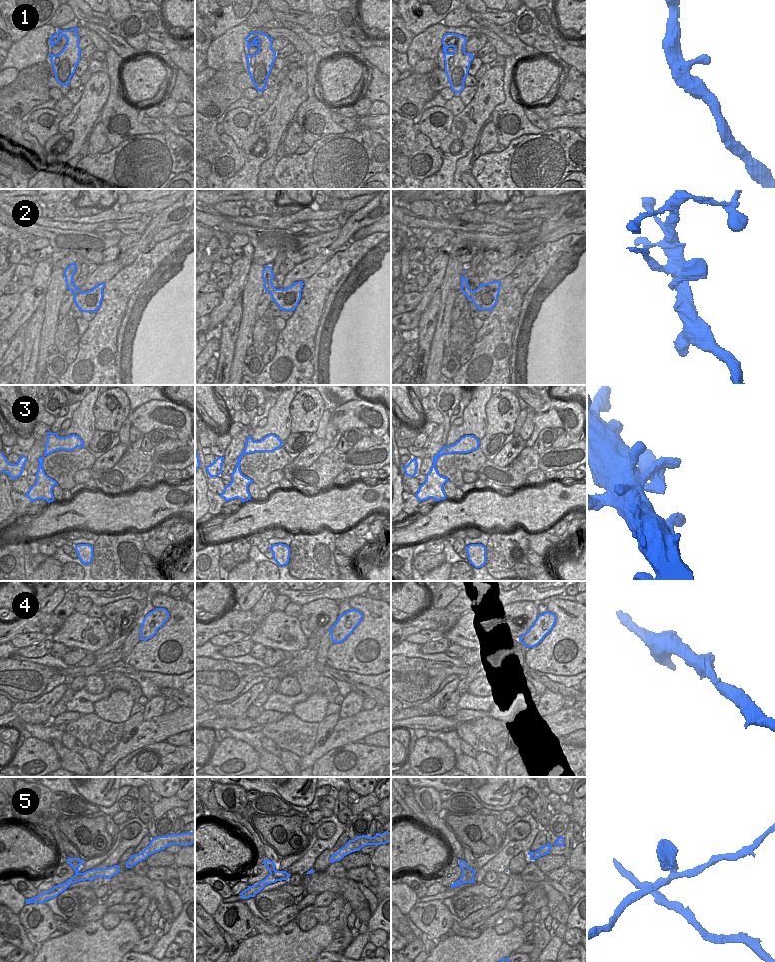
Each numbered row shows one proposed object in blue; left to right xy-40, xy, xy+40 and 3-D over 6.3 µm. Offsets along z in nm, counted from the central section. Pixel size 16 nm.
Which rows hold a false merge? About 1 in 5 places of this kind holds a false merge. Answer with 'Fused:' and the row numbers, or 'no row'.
Fused: 5

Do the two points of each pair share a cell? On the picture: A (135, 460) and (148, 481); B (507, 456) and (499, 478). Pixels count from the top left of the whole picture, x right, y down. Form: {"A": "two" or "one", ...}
{"A": "two", "B": "two"}

